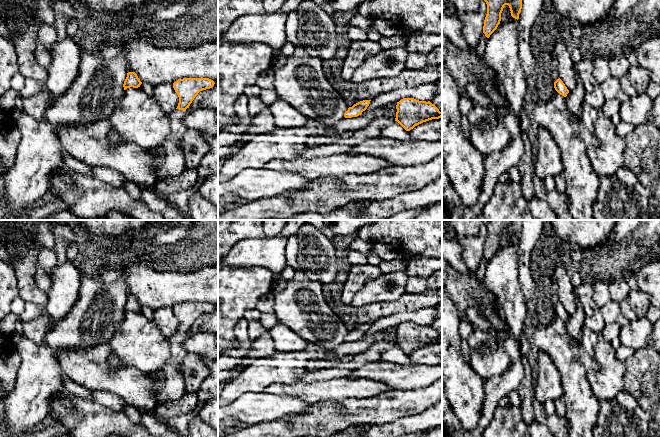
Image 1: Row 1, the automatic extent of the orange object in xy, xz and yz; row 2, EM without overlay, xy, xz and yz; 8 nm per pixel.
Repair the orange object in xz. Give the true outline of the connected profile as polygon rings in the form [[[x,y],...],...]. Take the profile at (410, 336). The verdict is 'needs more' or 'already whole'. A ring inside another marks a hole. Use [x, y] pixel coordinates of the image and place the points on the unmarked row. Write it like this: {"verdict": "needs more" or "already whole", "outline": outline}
{"verdict": "already whole", "outline": [[[403,322],[396,329],[397,345],[406,355],[415,350],[442,341],[442,336],[430,325],[419,325],[414,322]]]}

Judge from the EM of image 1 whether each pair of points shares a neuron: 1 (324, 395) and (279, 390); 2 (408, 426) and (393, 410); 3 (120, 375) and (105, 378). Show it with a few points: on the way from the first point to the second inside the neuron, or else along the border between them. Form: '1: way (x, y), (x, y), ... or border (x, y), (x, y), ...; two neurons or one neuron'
1: way (313, 391), (290, 390); one neuron
2: border (423, 410), (386, 423), (378, 423); two neurons
3: way (116, 378), (109, 378); one neuron

